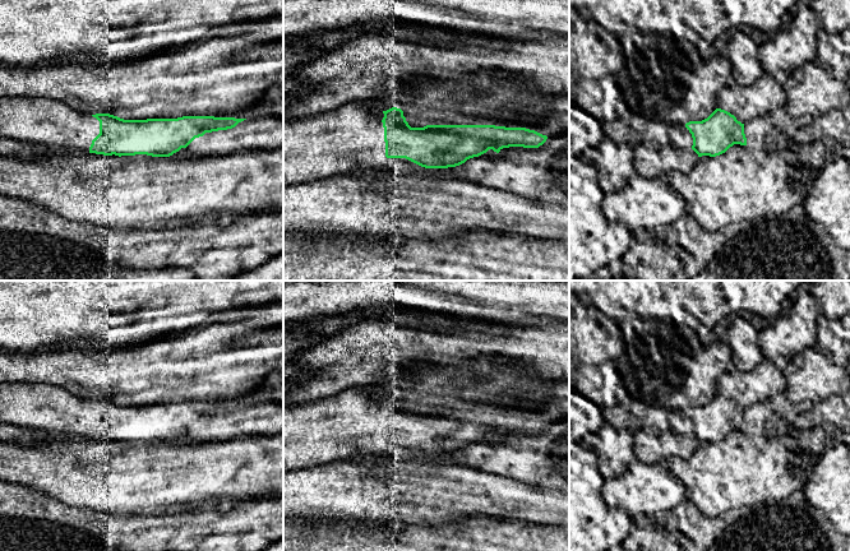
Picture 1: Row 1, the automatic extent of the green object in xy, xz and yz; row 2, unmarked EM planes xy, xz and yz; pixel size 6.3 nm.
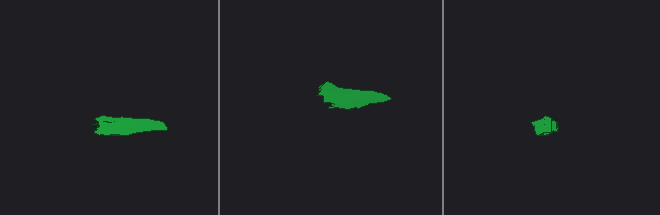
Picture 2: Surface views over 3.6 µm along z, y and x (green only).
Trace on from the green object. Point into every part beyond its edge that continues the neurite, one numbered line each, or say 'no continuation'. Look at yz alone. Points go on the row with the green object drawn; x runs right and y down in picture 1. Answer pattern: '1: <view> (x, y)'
1: yz (679, 135)

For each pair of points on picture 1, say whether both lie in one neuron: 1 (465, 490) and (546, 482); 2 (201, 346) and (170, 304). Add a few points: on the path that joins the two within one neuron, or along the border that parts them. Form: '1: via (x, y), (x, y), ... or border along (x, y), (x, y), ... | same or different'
1: border along (507, 477), (540, 487), (555, 489) | different
2: border along (188, 327), (184, 329) | different

